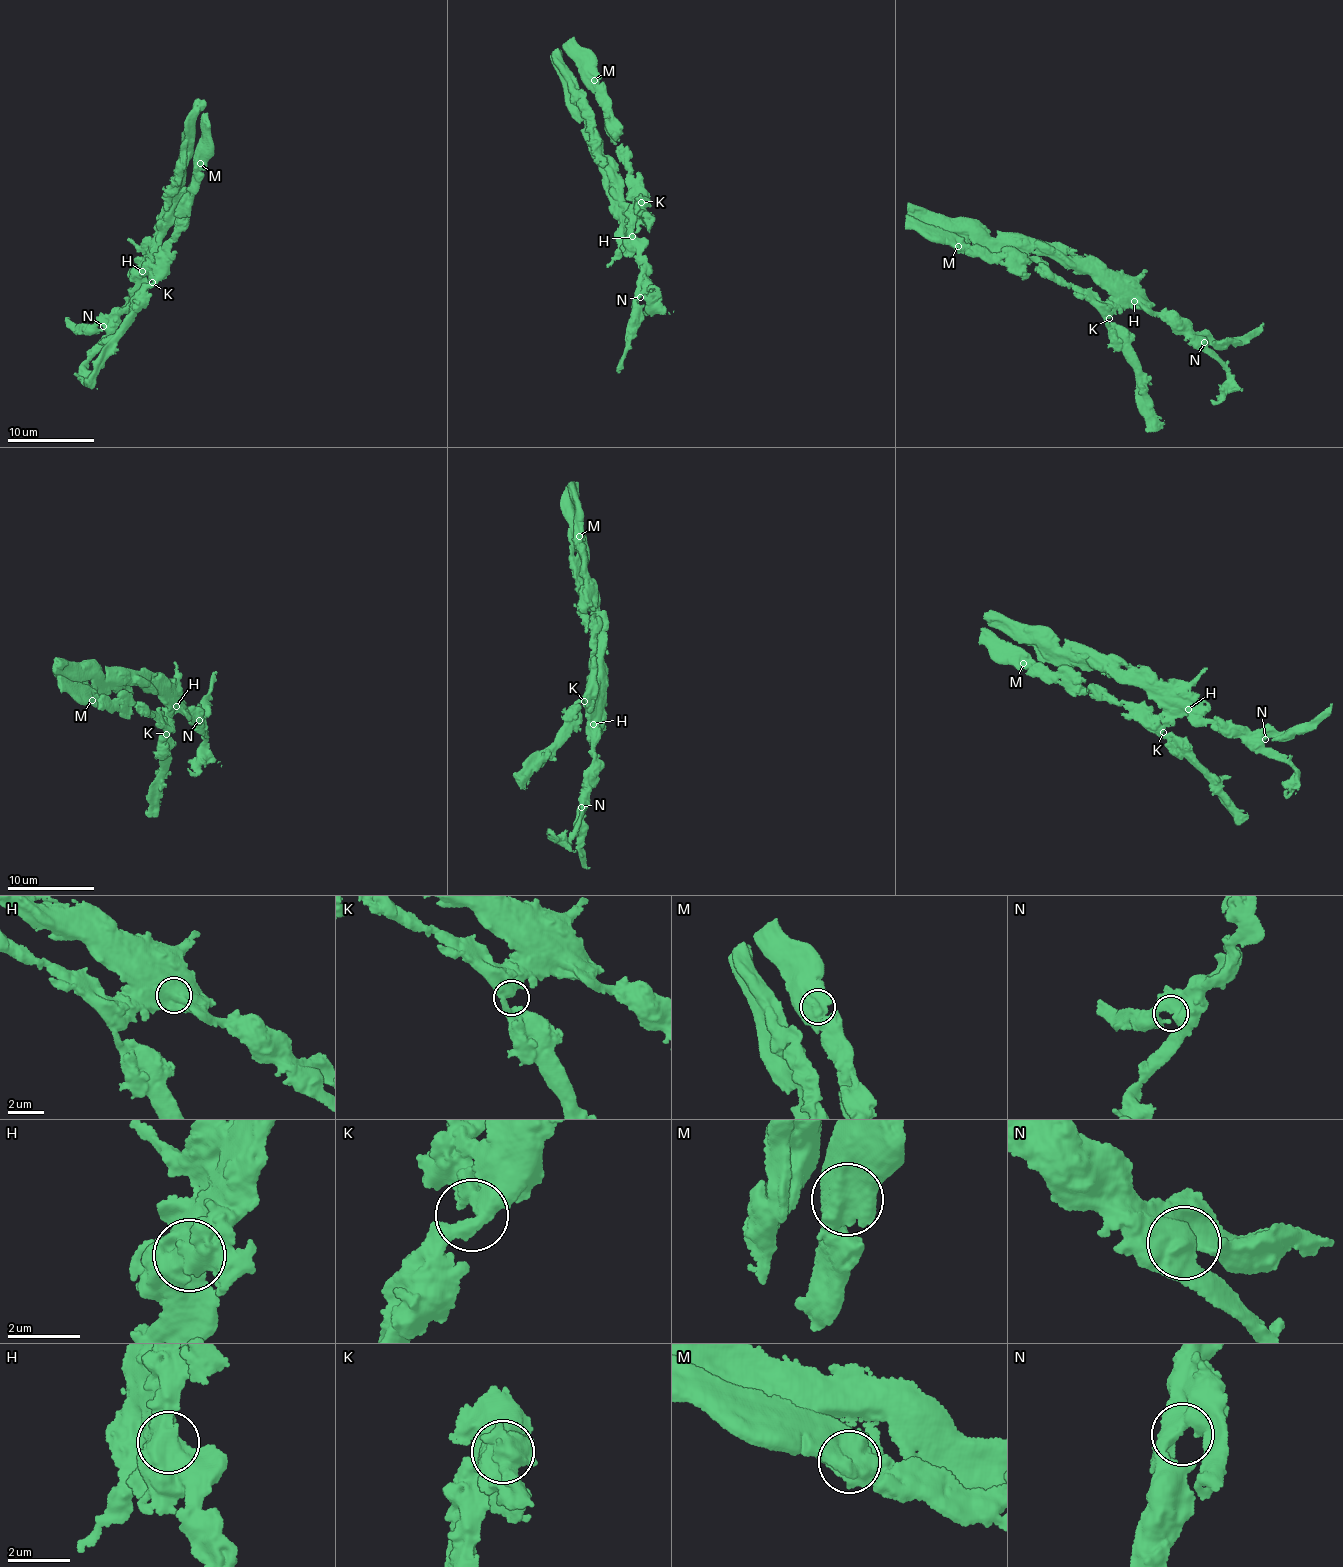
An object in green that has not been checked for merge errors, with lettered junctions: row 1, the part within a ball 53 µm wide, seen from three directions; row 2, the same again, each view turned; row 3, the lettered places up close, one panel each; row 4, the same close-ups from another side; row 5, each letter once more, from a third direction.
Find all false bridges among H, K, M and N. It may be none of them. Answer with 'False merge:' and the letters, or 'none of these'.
False merge: H

